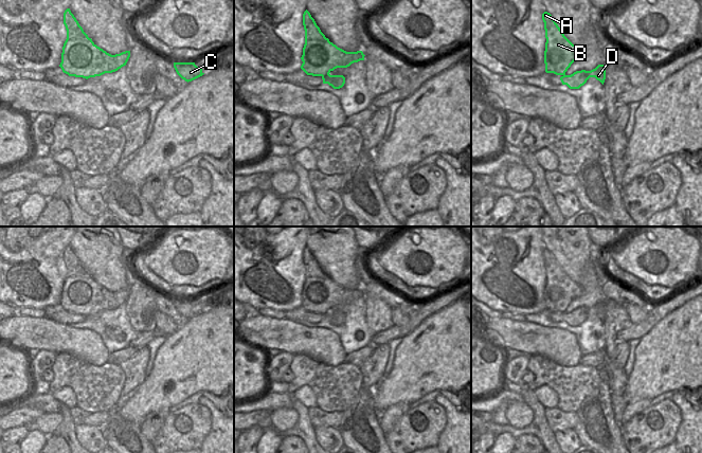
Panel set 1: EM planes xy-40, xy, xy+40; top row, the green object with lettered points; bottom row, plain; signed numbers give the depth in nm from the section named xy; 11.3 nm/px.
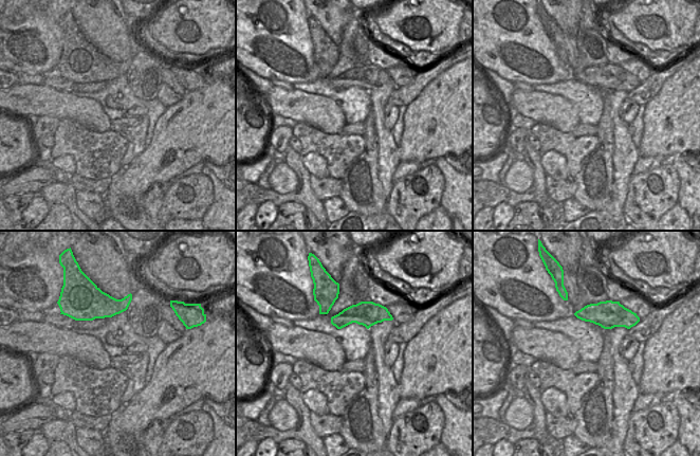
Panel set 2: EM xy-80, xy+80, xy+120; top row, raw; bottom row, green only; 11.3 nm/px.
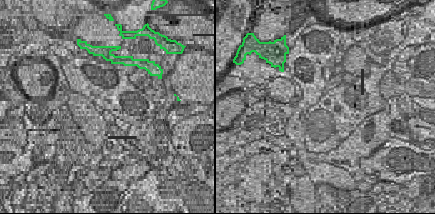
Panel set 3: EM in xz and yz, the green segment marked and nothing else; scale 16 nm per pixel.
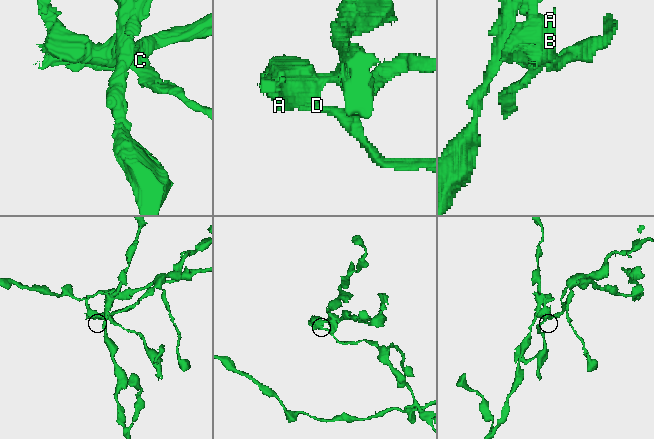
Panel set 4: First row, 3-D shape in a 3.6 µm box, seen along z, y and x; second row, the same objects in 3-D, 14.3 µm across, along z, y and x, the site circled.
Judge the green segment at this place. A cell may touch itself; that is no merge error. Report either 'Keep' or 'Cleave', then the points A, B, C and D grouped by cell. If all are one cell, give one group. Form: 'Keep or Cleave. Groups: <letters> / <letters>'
Cleave. Groups: A B C / D.

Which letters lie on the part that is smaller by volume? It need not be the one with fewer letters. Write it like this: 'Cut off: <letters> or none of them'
Cut off: A, B, C.

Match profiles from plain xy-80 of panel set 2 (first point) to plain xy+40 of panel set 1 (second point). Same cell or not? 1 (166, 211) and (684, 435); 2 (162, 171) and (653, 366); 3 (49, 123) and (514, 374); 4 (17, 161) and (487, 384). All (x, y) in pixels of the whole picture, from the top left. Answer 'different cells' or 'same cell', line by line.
1: different cells
2: same cell
3: same cell
4: same cell

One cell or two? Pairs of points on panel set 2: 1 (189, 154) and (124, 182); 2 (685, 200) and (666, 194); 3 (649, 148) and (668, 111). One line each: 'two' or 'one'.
1: one
2: two
3: one

